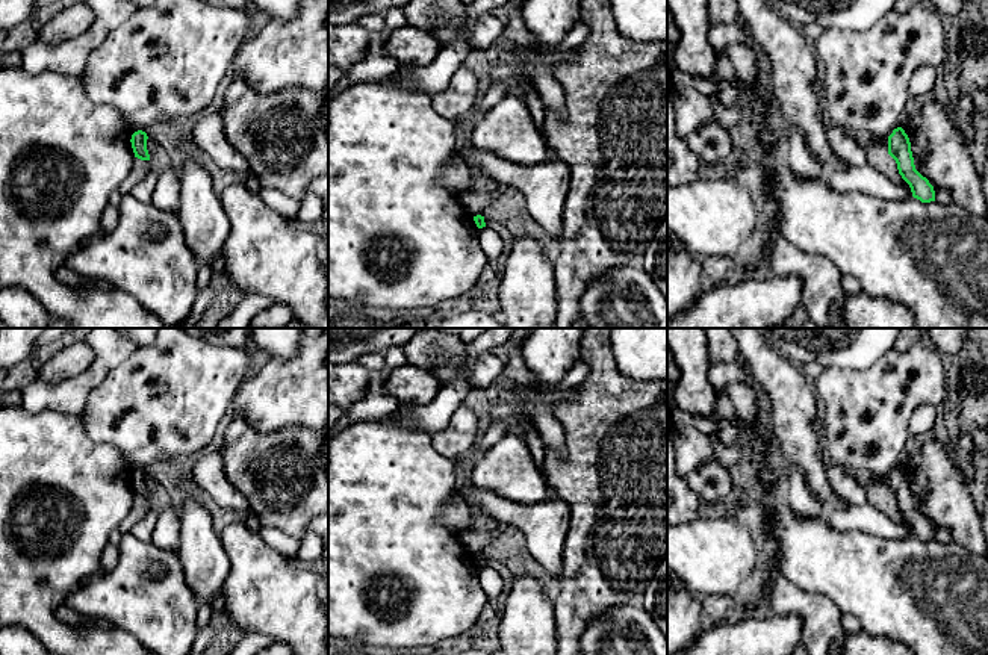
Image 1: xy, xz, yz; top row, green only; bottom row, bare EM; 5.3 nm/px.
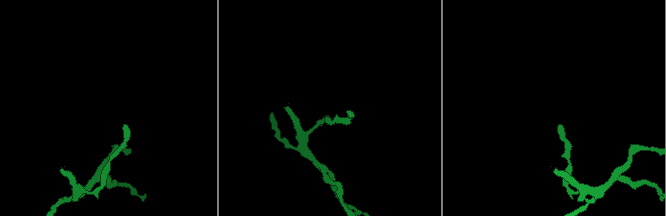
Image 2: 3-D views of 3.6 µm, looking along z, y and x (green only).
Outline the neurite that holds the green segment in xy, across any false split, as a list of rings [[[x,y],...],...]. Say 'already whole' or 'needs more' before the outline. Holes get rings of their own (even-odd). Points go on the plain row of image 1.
already whole; [[[142,469],[135,470],[130,478],[135,496],[141,499],[150,499],[150,493],[147,489],[147,478],[148,475]]]

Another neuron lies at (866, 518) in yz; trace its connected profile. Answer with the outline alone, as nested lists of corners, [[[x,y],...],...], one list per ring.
[[[868,502],[846,510],[825,508],[823,517],[840,531],[855,529],[884,539],[912,535],[909,525],[893,522],[885,513]]]

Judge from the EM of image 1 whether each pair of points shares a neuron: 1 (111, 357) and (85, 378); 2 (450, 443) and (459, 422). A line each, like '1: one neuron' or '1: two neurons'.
1: one neuron
2: one neuron

